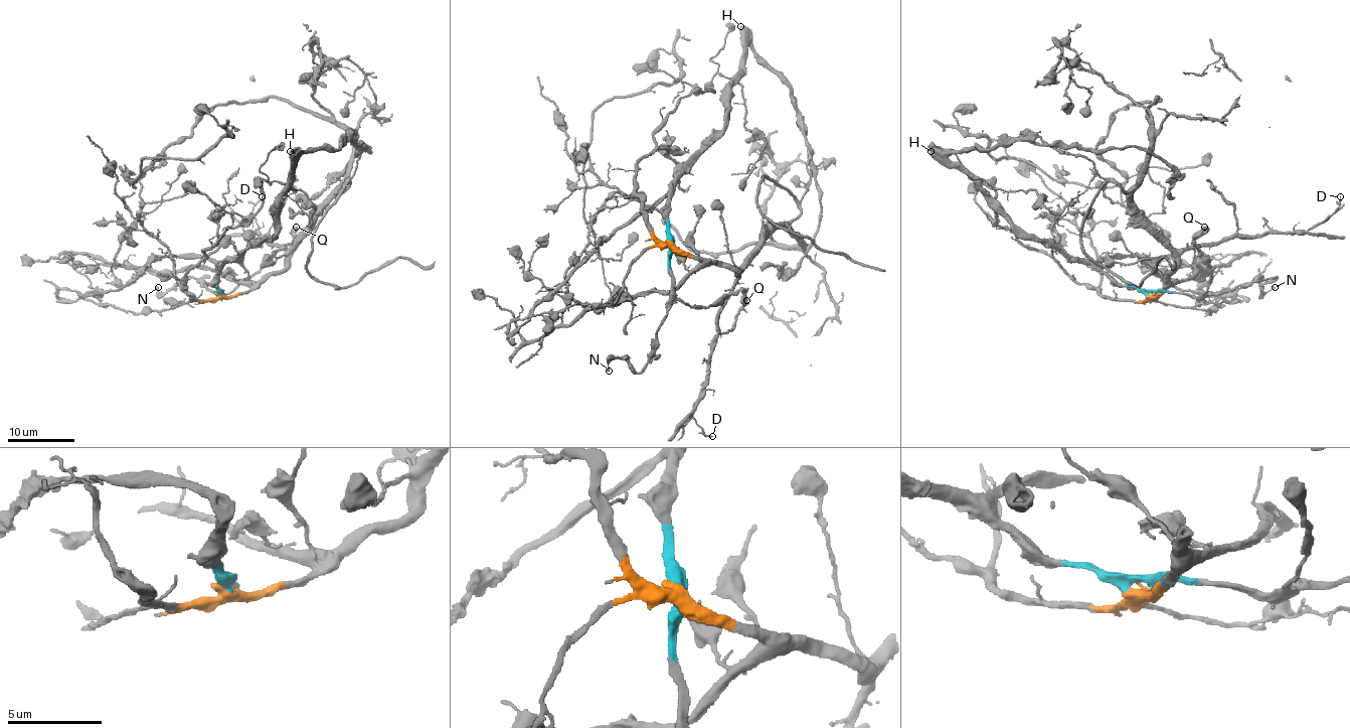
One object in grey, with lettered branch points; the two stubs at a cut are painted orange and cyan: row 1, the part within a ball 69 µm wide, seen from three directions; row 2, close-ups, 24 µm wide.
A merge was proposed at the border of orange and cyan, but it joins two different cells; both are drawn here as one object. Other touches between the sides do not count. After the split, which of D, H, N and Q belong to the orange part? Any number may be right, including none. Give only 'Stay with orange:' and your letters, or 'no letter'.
Stay with orange: D

